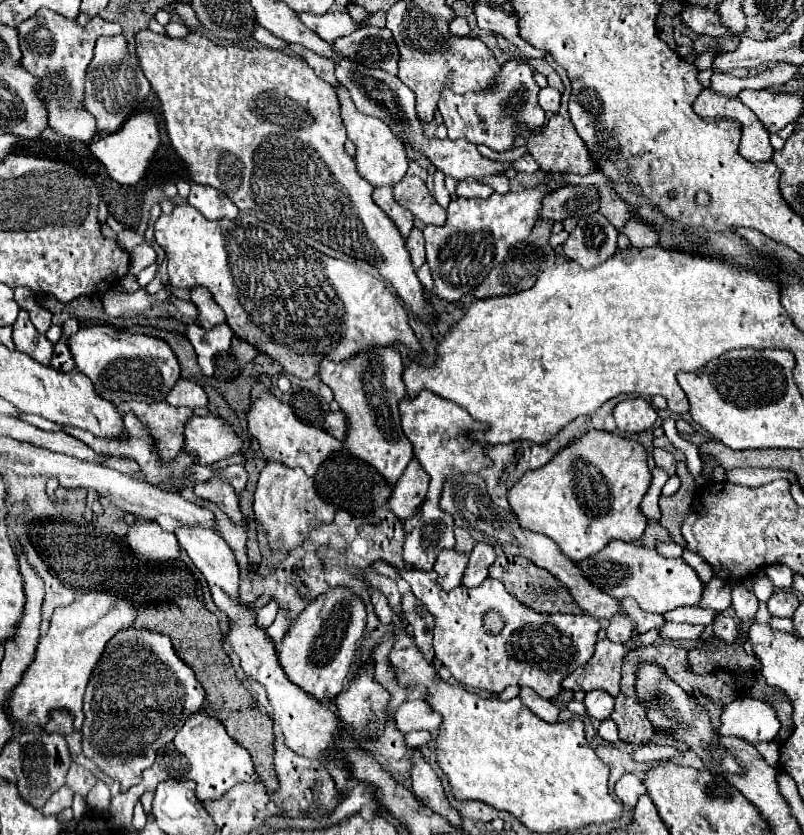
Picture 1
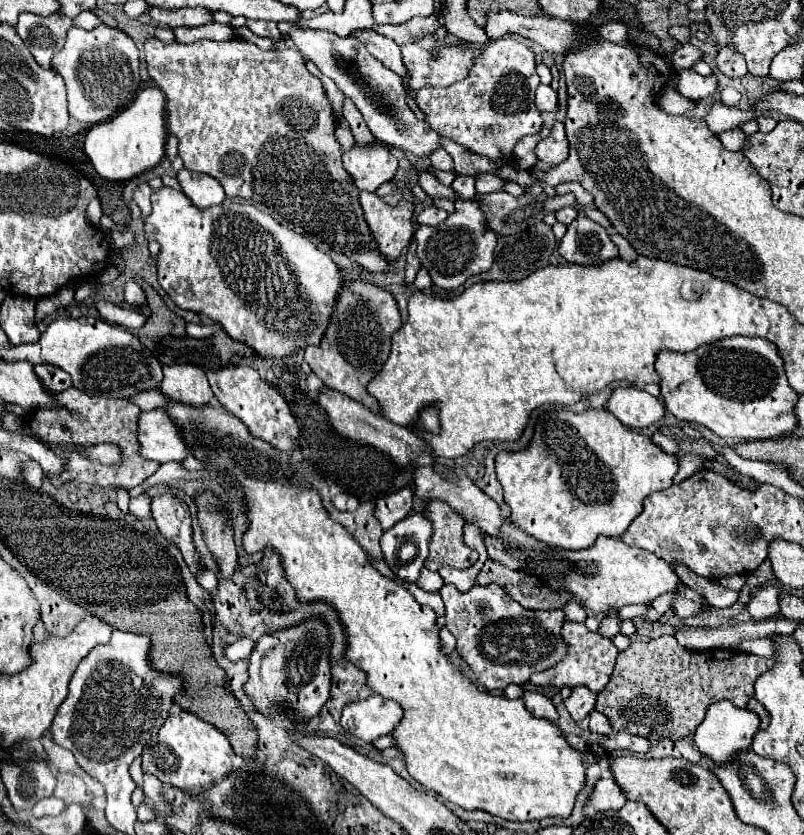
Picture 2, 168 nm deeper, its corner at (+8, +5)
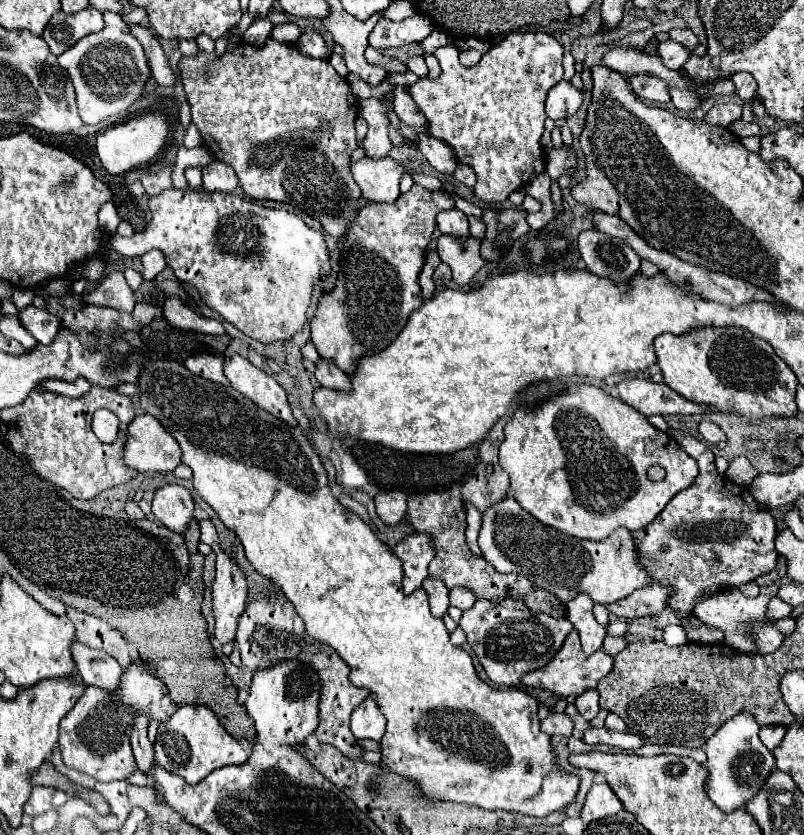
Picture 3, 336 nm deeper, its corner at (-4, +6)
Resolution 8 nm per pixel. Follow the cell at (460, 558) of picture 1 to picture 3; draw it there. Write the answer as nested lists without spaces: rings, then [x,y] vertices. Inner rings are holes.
[[[428,576],[424,582],[422,582],[422,588],[428,592],[430,596],[430,608],[434,612],[434,616],[442,618],[444,612],[448,610],[448,588],[446,584],[440,580],[440,578],[432,578]]]

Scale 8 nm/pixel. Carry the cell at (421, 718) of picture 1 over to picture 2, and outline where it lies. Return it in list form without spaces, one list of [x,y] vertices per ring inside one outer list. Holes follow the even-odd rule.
[[[372,695],[364,701],[346,705],[340,723],[350,735],[370,743],[380,735],[388,735],[400,719],[402,709],[398,703],[380,695]]]

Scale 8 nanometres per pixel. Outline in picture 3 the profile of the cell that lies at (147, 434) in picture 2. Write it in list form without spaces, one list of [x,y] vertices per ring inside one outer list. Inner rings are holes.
[[[142,414],[128,428],[124,462],[138,472],[172,472],[182,462],[182,450],[154,416]]]

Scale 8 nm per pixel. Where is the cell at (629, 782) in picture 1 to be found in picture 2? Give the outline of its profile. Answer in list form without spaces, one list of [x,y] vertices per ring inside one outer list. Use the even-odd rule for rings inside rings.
[[[608,777],[608,779],[596,781],[594,791],[586,801],[586,807],[592,807],[596,811],[608,811],[608,809],[620,809],[624,803],[626,803],[624,793],[616,785],[616,781]]]

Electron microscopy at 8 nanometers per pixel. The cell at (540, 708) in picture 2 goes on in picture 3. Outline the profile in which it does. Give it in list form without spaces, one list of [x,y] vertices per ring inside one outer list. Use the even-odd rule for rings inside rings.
[[[550,712],[548,718],[542,720],[542,730],[550,736],[558,736],[558,734],[570,736],[572,728],[574,728],[574,724],[568,718],[568,714],[564,714],[564,712]]]

